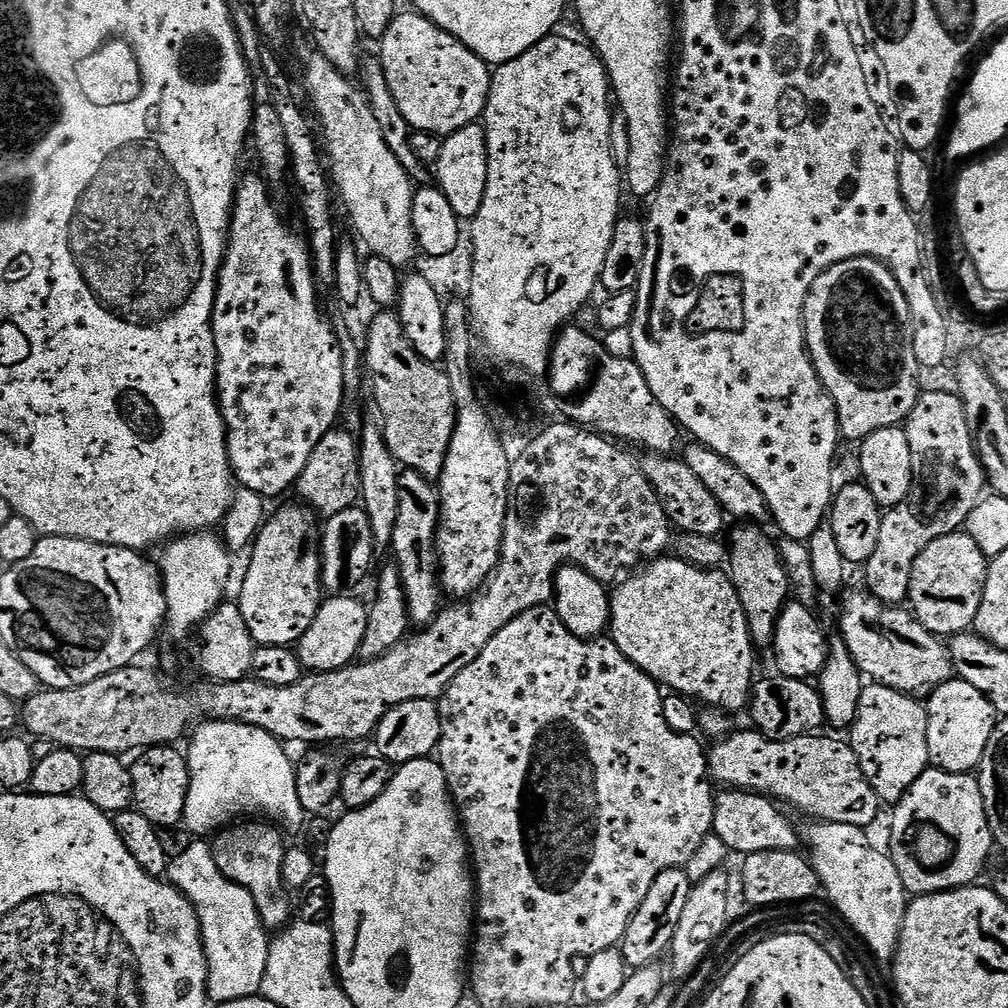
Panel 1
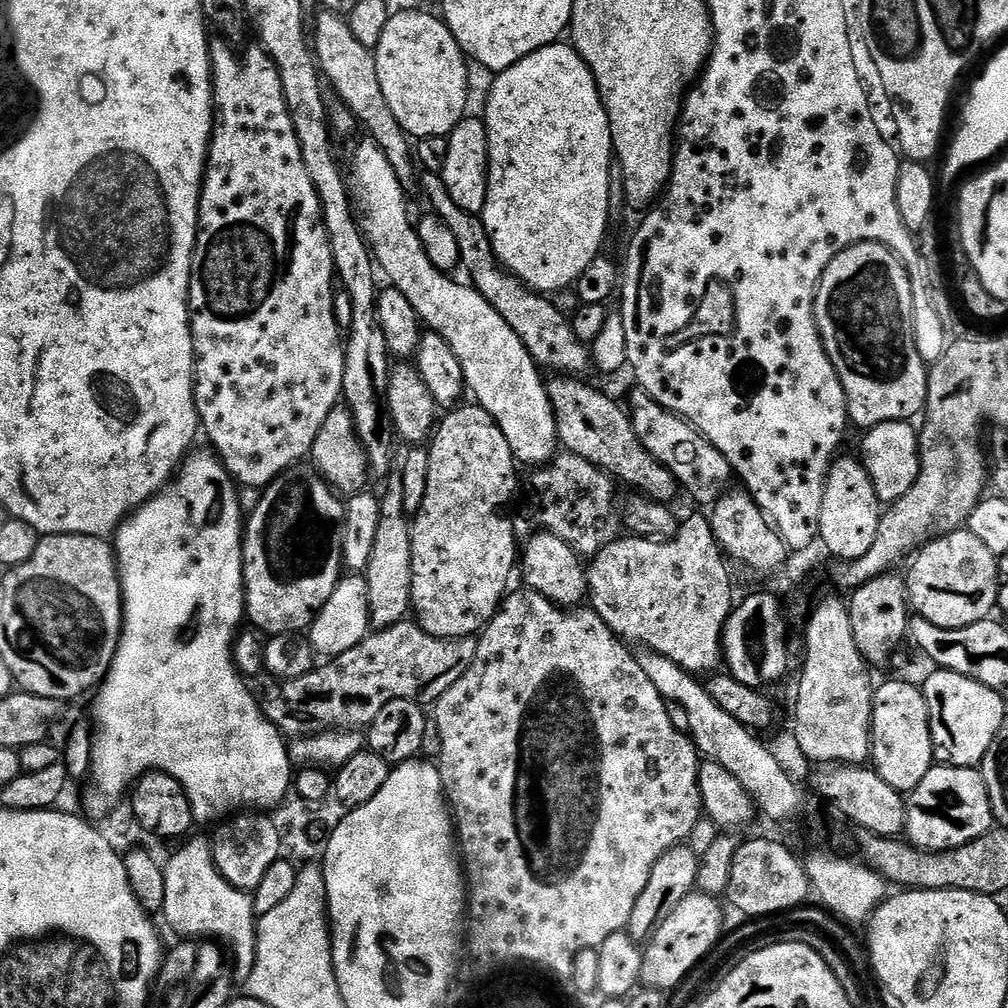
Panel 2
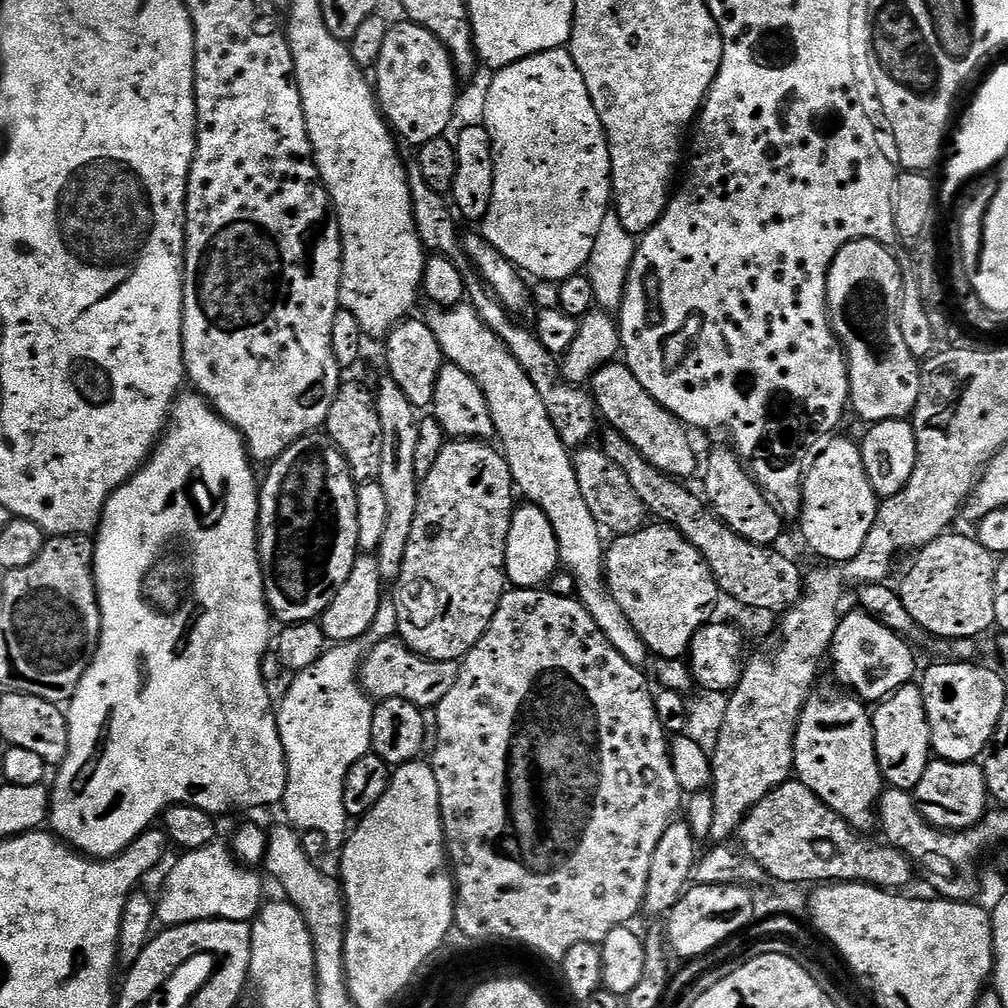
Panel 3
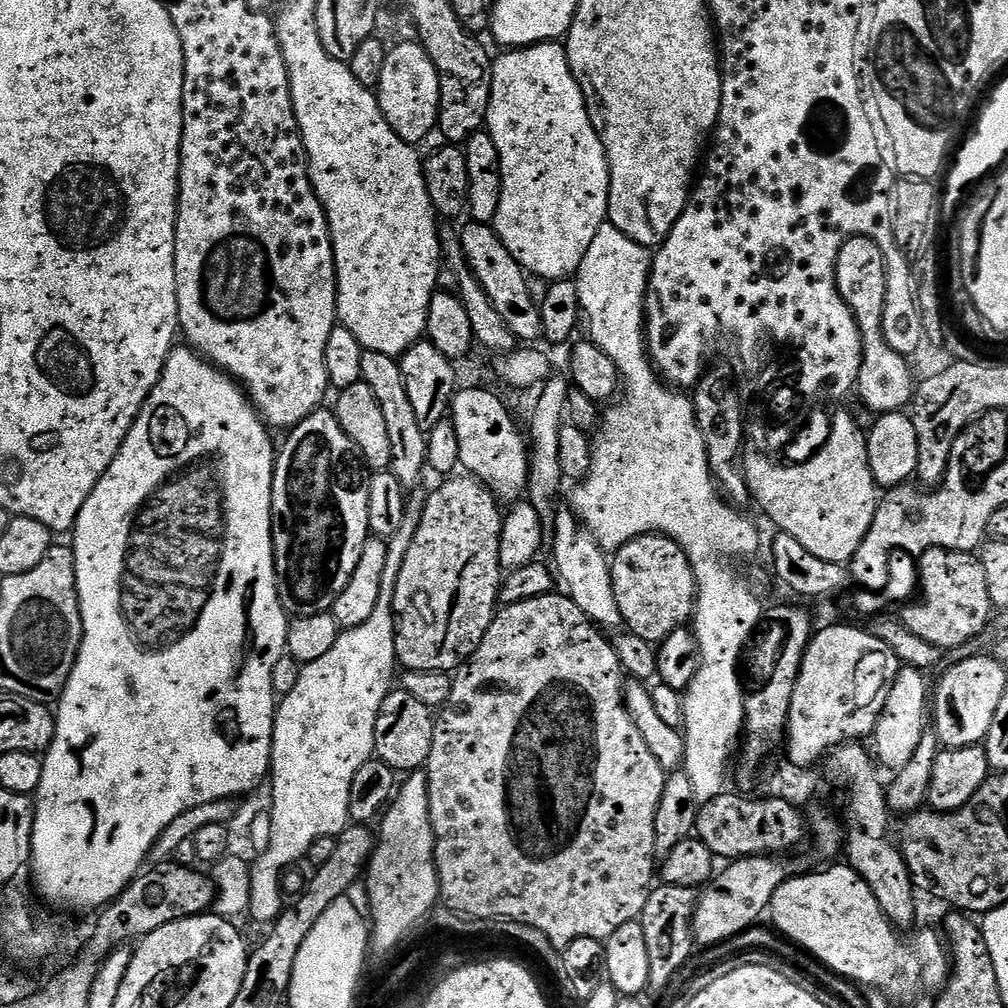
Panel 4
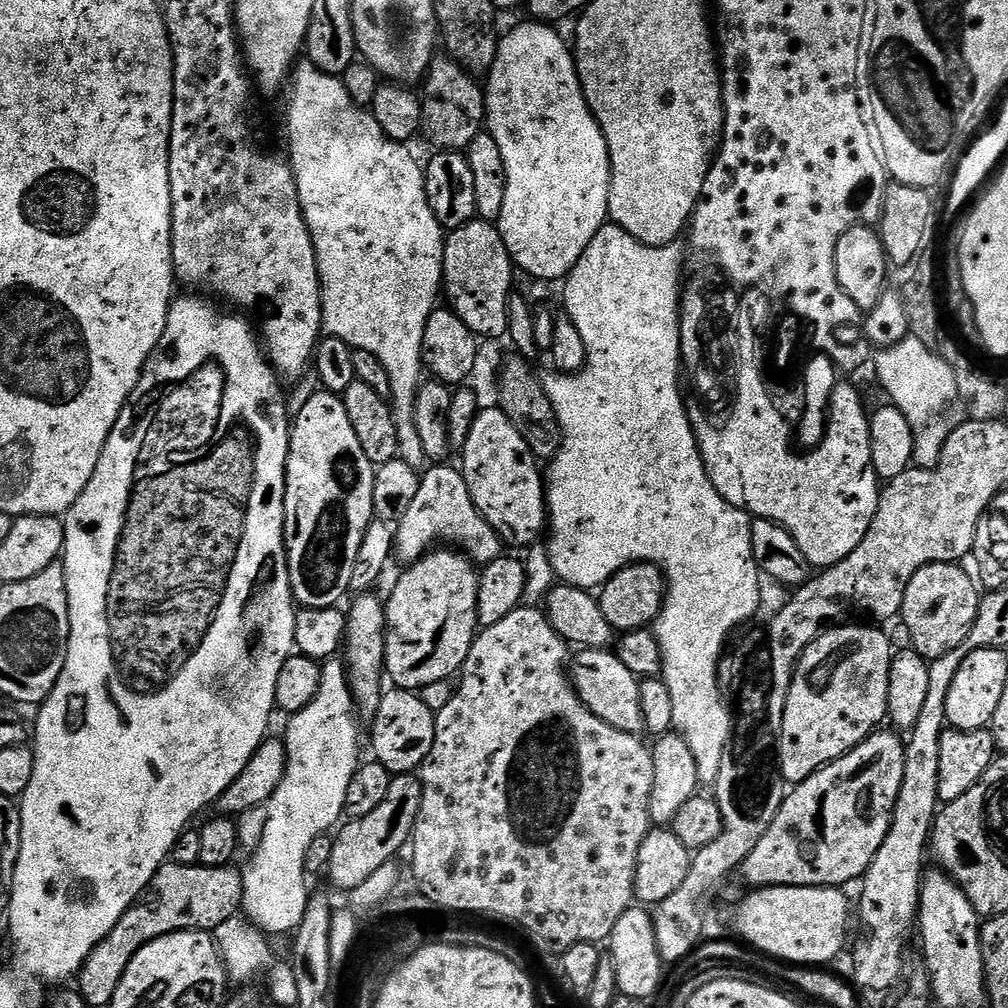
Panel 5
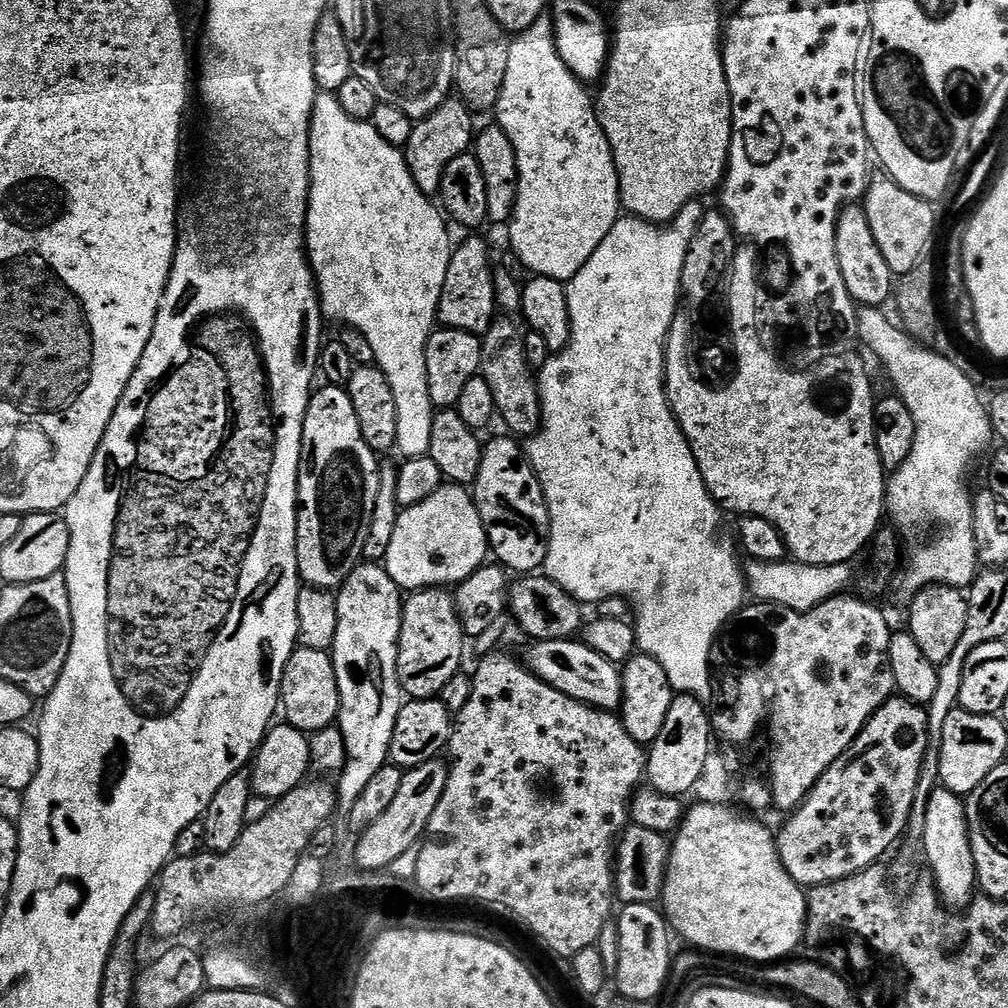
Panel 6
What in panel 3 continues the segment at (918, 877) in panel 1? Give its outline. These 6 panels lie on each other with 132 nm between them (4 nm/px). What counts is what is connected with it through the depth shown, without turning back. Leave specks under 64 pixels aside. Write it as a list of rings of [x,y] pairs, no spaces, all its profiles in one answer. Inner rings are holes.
[[[933,759],[914,790],[914,799],[929,824],[949,832],[972,828],[984,819],[990,808],[988,783],[983,767],[976,762],[953,764],[950,760]]]

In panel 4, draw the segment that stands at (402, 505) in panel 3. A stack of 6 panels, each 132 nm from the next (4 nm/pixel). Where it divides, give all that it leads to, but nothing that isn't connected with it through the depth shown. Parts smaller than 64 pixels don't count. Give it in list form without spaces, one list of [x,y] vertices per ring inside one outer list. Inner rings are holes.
[[[378,350],[364,351],[362,380],[366,382],[366,386],[370,386],[371,392],[376,396],[386,421],[390,438],[390,458],[392,459],[390,470],[398,478],[401,486],[408,490],[415,489],[421,483],[419,482],[420,475],[426,472],[428,437],[422,430],[422,426],[418,426],[410,397],[406,395],[406,382],[402,378],[399,359],[390,354],[378,354]]]

